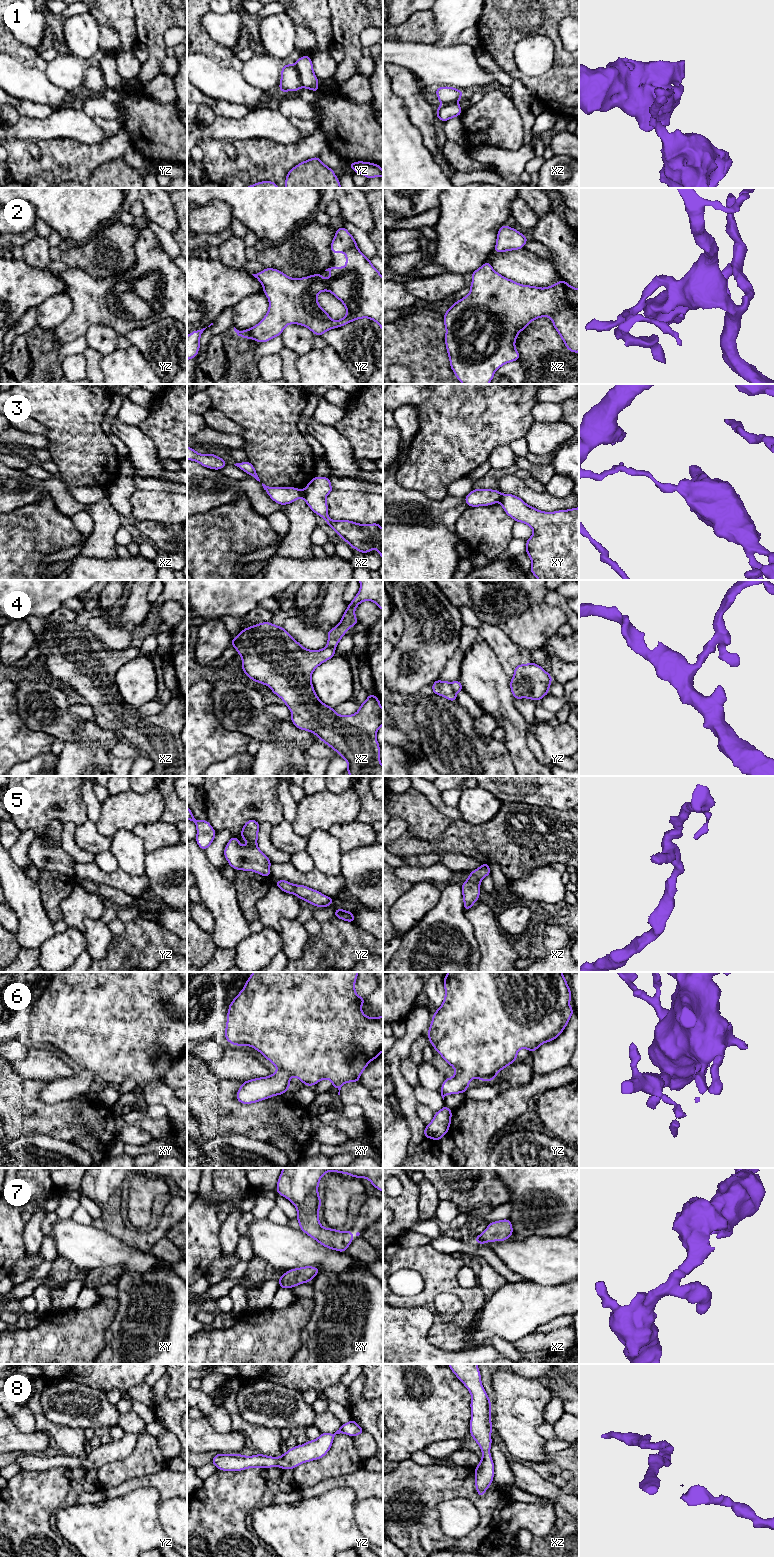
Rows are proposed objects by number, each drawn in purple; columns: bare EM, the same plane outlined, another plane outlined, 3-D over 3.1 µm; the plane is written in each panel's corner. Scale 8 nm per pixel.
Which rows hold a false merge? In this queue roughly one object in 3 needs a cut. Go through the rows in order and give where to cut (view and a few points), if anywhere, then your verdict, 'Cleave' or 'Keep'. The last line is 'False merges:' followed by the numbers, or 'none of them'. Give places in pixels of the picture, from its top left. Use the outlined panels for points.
1: Split along yz (293, 65), (296, 68), (302, 86). Cleave
2: No split. Keep
3: Split along xy (502, 494), (498, 501). Cleave
4: No split. Keep
5: No split. Keep
6: No split. Keep
7: No split. Keep
8: No split. Keep
False merges: 1, 3

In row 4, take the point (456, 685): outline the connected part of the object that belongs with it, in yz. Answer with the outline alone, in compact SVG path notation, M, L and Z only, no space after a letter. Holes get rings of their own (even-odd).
M437 679L432 684L432 690L433 694L445 697L449 701L454 702L457 700L456 694L463 690L463 686L460 680L447 682Z

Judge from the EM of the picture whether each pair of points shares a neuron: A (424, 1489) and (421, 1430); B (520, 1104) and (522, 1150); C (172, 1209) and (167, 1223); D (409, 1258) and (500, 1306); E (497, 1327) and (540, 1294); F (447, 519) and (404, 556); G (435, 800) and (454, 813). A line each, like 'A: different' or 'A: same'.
A: different
B: different
C: same
D: different
E: same
F: different
G: same

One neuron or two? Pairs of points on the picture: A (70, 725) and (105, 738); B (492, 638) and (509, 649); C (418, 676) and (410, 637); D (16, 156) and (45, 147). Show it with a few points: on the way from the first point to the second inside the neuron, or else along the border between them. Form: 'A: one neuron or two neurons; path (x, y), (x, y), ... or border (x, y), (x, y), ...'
A: one neuron; path (79, 730), (96, 734)
B: one neuron; path (496, 639), (505, 648)
C: one neuron; path (418, 666), (418, 647)
D: one neuron; path (25, 162), (39, 162), (45, 156)

